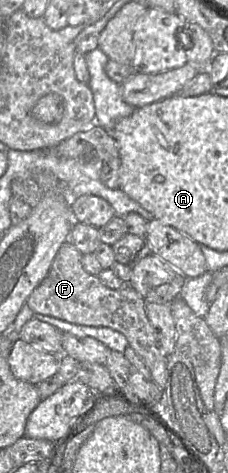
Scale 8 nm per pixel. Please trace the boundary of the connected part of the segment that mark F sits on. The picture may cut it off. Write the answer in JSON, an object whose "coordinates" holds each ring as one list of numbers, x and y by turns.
{"coordinates":[[66,240,57,251,47,276,31,292,25,304,34,313,79,325,108,327,120,332,141,357,155,384,164,390,167,357,161,353,155,331,146,316,146,301,129,285,120,289,110,289,103,285,97,276,83,269,81,257,76,247]]}

